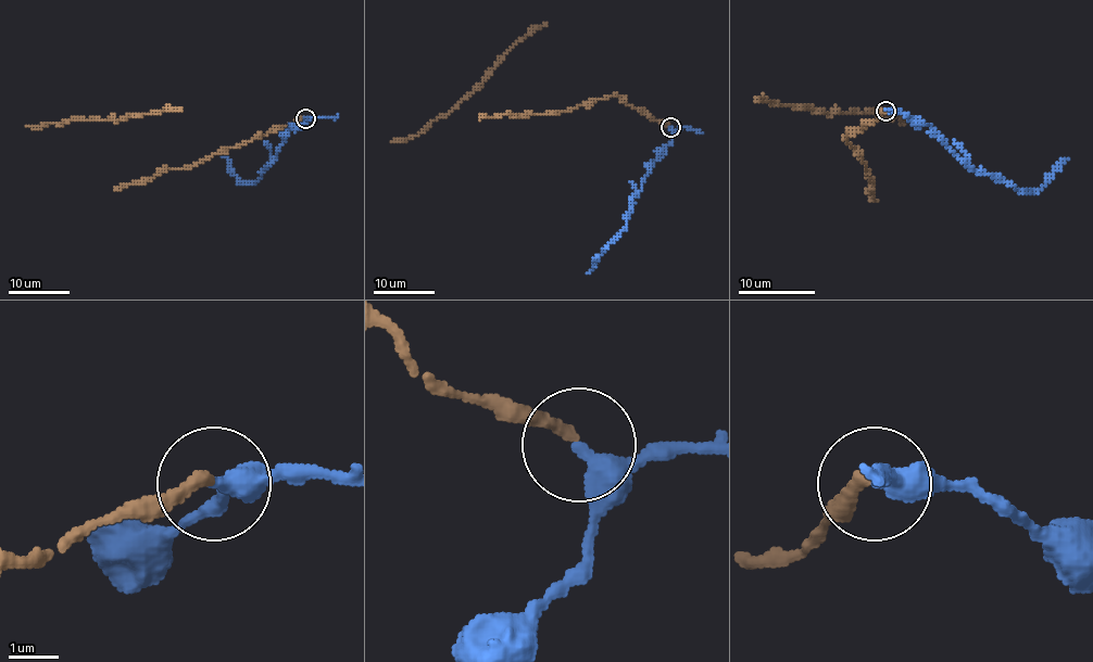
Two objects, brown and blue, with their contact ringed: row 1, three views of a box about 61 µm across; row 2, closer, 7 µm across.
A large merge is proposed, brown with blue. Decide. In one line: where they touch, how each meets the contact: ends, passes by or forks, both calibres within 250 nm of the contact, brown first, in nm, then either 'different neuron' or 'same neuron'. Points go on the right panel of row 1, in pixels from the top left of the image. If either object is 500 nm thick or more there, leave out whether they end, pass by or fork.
(886, 111) | brown ends | blue passes by | 240/280 nm | same neuron

